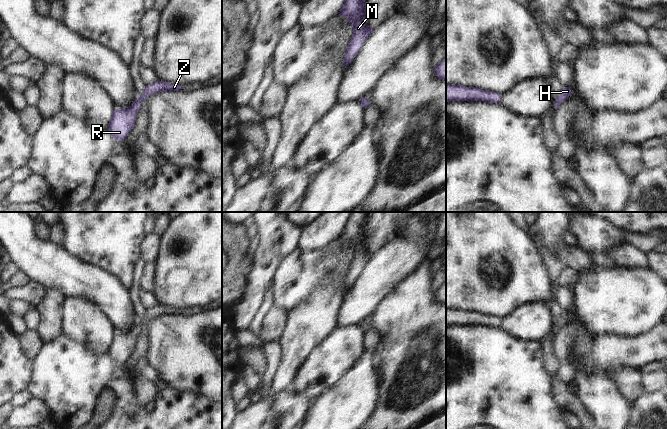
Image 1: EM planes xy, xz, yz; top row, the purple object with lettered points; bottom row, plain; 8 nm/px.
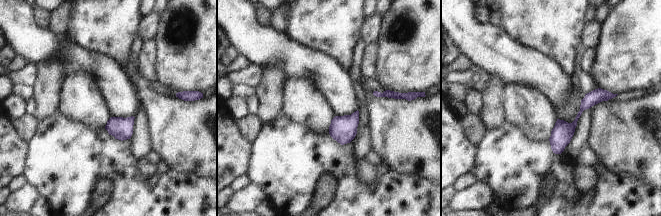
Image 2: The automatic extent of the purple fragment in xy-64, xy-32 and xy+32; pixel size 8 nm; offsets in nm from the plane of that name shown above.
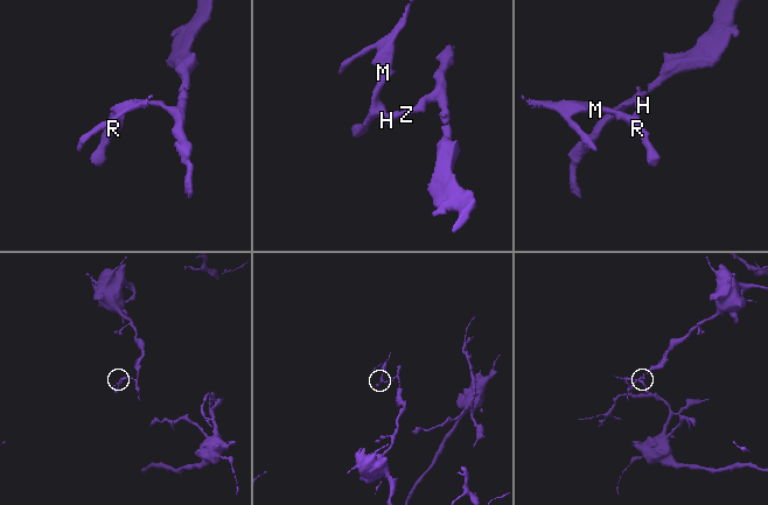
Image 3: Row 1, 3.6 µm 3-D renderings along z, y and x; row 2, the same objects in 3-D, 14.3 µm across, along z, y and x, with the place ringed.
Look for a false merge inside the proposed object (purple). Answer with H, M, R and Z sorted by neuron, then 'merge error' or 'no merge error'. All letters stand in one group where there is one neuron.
H M R Z; no merge error

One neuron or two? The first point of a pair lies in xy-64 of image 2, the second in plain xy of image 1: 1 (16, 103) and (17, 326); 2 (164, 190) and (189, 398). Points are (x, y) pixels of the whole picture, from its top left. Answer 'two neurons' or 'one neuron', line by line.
1: one neuron
2: one neuron

